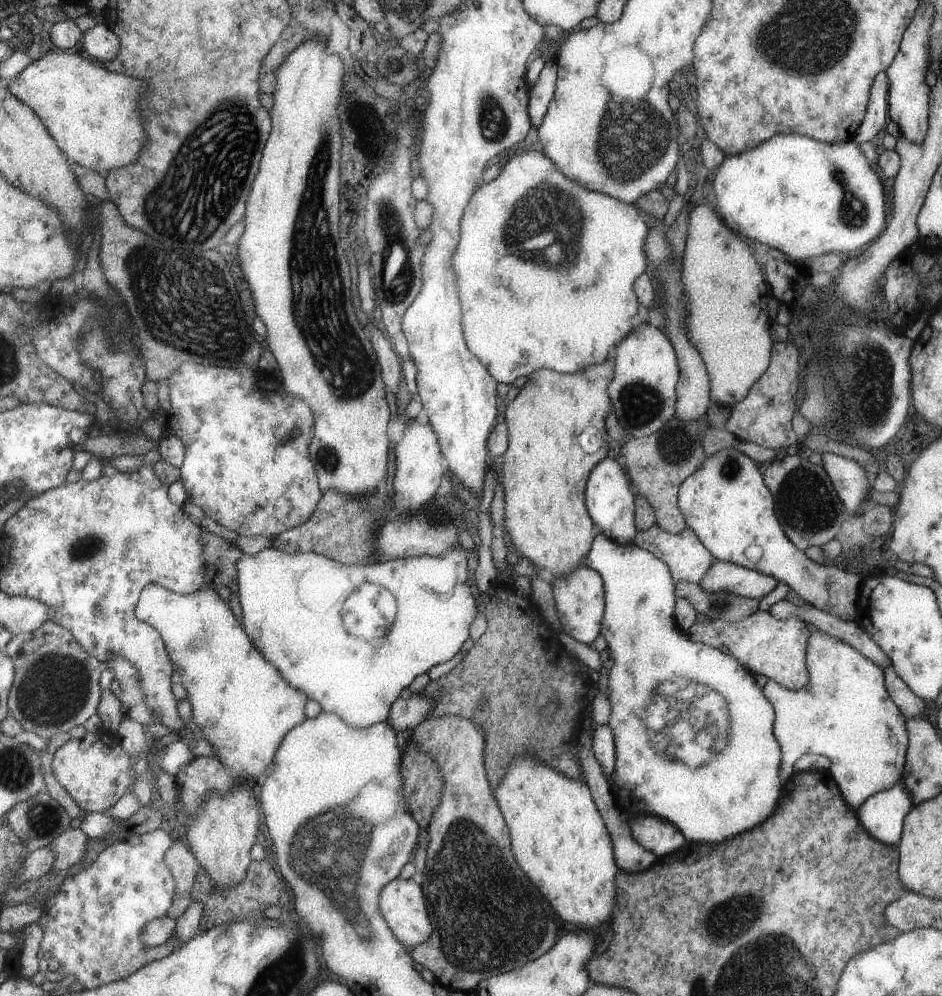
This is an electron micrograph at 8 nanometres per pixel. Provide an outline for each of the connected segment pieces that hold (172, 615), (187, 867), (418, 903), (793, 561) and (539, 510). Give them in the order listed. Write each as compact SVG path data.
M151 583L143 589L136 612L143 623L154 627L162 636L170 662L191 705L190 726L200 729L203 739L210 742L213 754L235 780L253 782L272 763L277 744L285 732L303 720L305 696L289 688L275 668L263 660L231 610L213 588L199 588L192 593L179 594Z
M183 842L174 844L165 854L166 866L173 872L177 886L174 892L174 904L167 913L169 919L177 919L190 907L193 901L194 879L197 877L198 864L195 856Z
M397 876L383 886L383 890L379 894L378 906L382 917L389 924L389 928L403 945L412 948L430 936L433 927L427 914L426 897L421 886L415 884L411 878L402 879Z
M733 446L706 458L678 490L678 506L687 528L694 531L715 560L773 577L787 584L807 605L844 621L856 620L858 593L864 575L857 569L842 570L835 565L809 562L782 529L774 513L773 495L763 479L753 460Z
M610 360L587 366L575 374L557 374L549 370L535 370L529 380L519 388L513 400L507 401L503 412L509 444L502 454L502 478L504 490L504 526L511 544L526 556L545 578L560 577L577 569L585 560L594 540L591 536L593 522L586 510L585 486L591 469L607 456L607 440L595 450L585 452L579 446L579 434L585 428L603 428L603 420L611 412L610 395L605 388L614 378Z

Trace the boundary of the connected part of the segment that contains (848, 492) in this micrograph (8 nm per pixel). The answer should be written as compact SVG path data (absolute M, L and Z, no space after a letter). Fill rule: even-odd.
M821 453L820 456L820 465L828 474L841 504L850 515L857 514L866 502L869 488L863 468L859 468L854 460L833 453Z

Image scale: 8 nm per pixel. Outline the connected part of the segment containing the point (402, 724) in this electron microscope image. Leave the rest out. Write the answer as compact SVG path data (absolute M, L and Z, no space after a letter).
M412 694L407 699L401 697L390 706L385 722L395 729L395 732L408 730L417 726L428 716L434 702L425 695Z

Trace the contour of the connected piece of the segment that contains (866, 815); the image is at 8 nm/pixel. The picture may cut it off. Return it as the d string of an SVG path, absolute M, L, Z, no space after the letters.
M900 778L891 788L867 797L855 810L859 822L879 842L895 845L902 834L902 822L913 808L913 799Z

